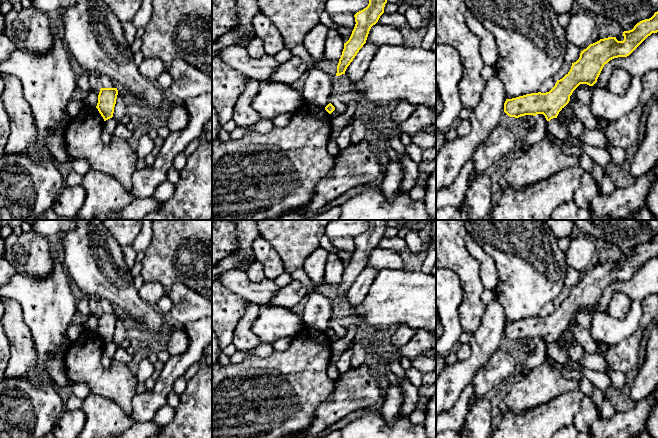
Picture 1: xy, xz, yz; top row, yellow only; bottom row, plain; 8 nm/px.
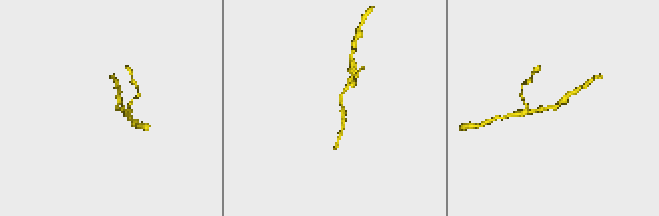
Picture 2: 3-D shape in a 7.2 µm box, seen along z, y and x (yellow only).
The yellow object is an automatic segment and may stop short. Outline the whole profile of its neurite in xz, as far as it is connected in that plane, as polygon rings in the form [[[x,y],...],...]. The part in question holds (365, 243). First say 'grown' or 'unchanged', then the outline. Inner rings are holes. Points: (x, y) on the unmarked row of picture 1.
unchanged; [[[387,220],[366,221],[369,223],[369,228],[354,239],[356,248],[349,264],[344,267],[344,273],[337,289],[336,300],[345,298],[347,291],[366,267],[371,251],[378,246],[380,240],[384,237]]]

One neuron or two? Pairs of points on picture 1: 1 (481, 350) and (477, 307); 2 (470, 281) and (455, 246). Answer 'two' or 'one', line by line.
1: two
2: one

